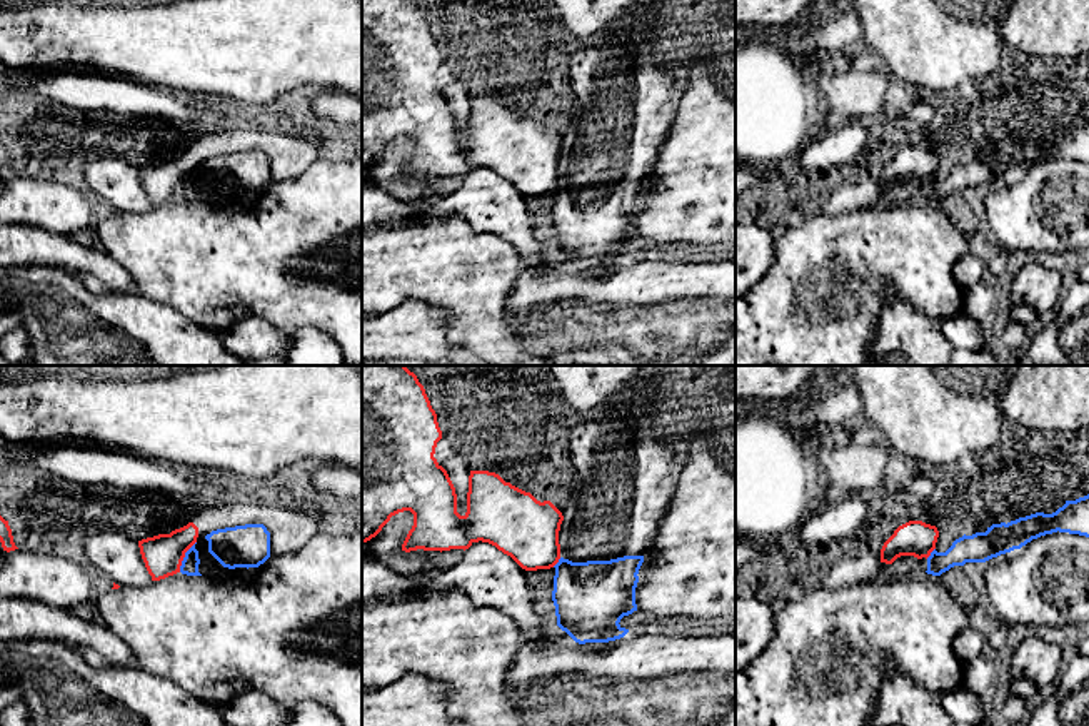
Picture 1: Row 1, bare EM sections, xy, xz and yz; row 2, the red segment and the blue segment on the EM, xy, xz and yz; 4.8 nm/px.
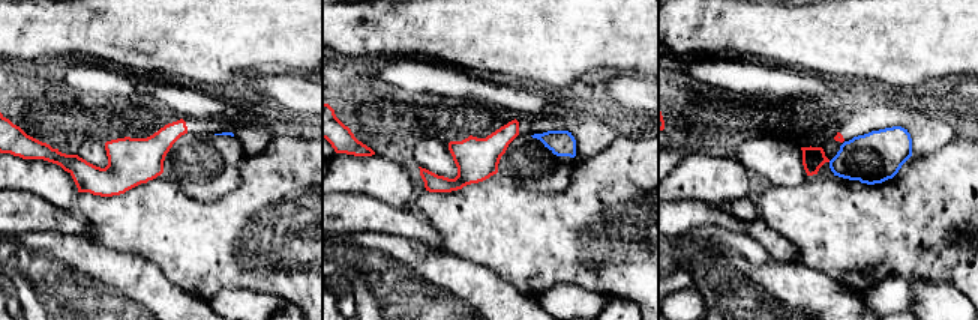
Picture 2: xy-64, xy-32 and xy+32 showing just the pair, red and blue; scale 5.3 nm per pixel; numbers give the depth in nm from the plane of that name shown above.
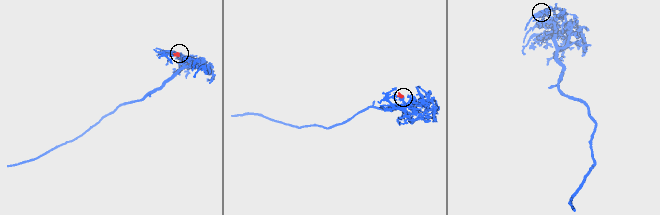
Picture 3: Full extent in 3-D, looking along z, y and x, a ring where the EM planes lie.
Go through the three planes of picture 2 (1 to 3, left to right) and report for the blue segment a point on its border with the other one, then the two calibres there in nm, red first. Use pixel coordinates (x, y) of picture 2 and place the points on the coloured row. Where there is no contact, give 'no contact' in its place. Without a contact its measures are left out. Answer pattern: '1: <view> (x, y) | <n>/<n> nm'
1: no contact
2: no contact
3: no contact

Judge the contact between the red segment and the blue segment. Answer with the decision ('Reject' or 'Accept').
Reject

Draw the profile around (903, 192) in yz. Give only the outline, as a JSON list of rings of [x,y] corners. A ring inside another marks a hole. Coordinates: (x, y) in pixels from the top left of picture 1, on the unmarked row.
[[[1089,120],[1076,127],[1066,127],[1052,140],[1036,139],[1007,150],[992,150],[986,159],[964,160],[946,179],[934,175],[927,185],[901,182],[892,190],[881,189],[869,209],[882,210],[919,199],[941,202],[954,192],[986,189],[1057,157],[1089,164]]]

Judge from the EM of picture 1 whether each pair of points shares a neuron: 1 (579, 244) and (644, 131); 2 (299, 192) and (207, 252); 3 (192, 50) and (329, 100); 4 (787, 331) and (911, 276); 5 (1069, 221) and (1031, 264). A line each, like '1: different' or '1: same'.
1: same
2: same
3: different
4: same
5: different

